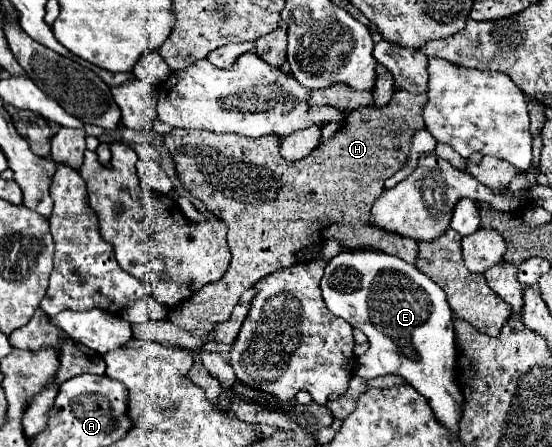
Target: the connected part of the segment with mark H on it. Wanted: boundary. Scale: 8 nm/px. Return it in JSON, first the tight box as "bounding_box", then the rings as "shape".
{"bounding_box":[132,91,426,351],"shape":[[[396,91],[390,105],[382,109],[360,105],[360,109],[350,113],[342,131],[326,139],[326,143],[320,143],[316,151],[302,161],[282,159],[280,137],[276,135],[250,139],[236,133],[198,129],[174,129],[166,135],[166,147],[170,149],[184,189],[204,201],[208,211],[226,223],[232,261],[222,279],[204,285],[192,299],[172,309],[168,313],[170,321],[132,325],[134,339],[194,351],[209,341],[204,335],[210,333],[208,337],[214,341],[232,345],[250,309],[238,303],[242,293],[262,277],[294,265],[300,249],[318,243],[324,245],[330,237],[336,237],[338,243],[348,249],[380,249],[416,265],[416,241],[386,231],[382,233],[370,227],[368,219],[372,203],[384,191],[384,181],[404,167],[414,131],[424,127],[422,109],[426,101],[426,95]]]}

